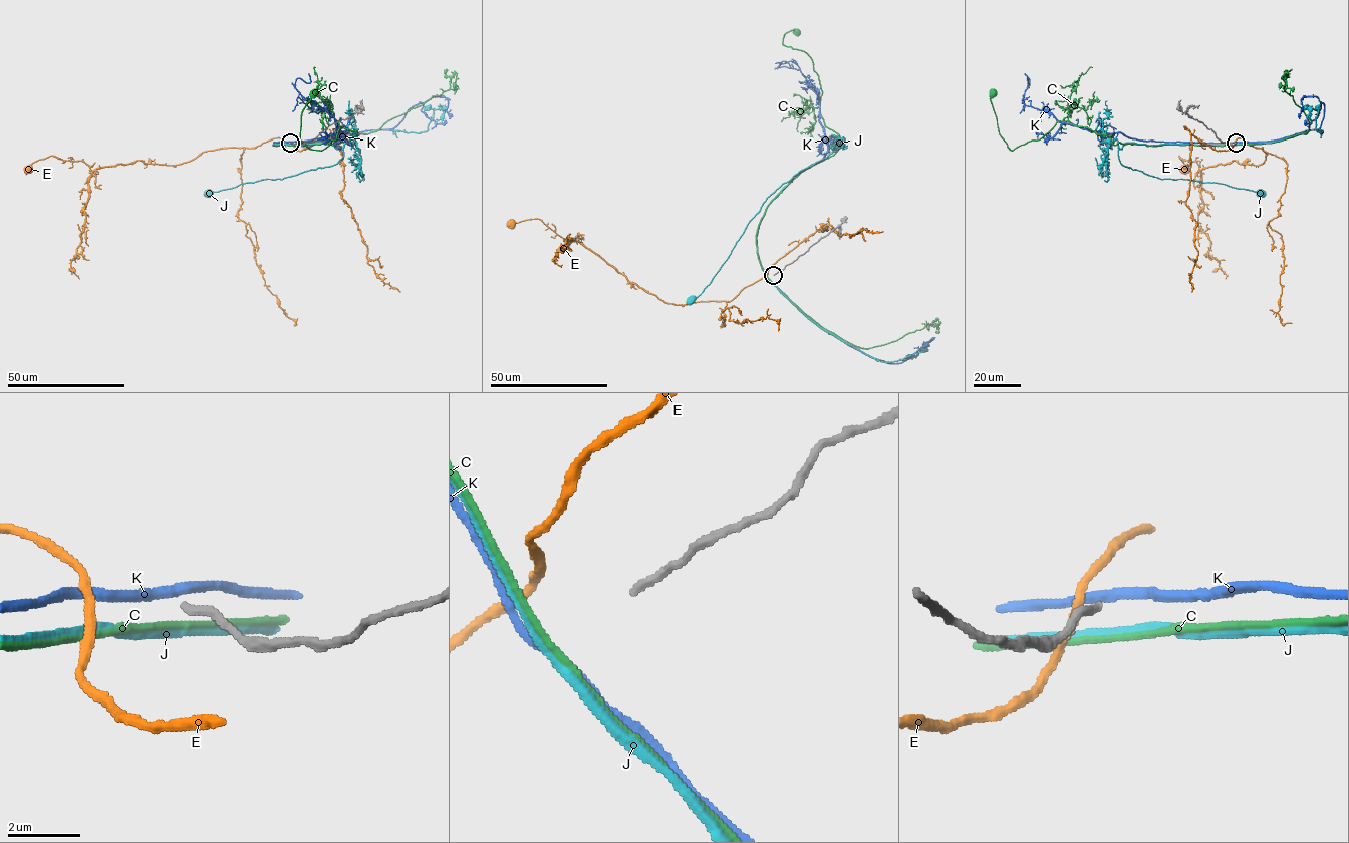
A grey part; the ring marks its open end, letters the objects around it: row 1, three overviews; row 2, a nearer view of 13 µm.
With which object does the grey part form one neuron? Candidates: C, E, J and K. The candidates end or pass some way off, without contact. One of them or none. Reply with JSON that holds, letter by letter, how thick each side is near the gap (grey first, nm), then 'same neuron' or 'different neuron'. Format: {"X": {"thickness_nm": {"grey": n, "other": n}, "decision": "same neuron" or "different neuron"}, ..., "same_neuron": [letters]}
{"C": {"thickness_nm": {"grey": 200, "other": 220}, "decision": "different neuron"}, "E": {"thickness_nm": {"grey": 200, "other": 240}, "decision": "different neuron"}, "J": {"thickness_nm": {"grey": 200, "other": 280}, "decision": "different neuron"}, "K": {"thickness_nm": {"grey": 200, "other": 280}, "decision": "different neuron"}, "same_neuron": []}

